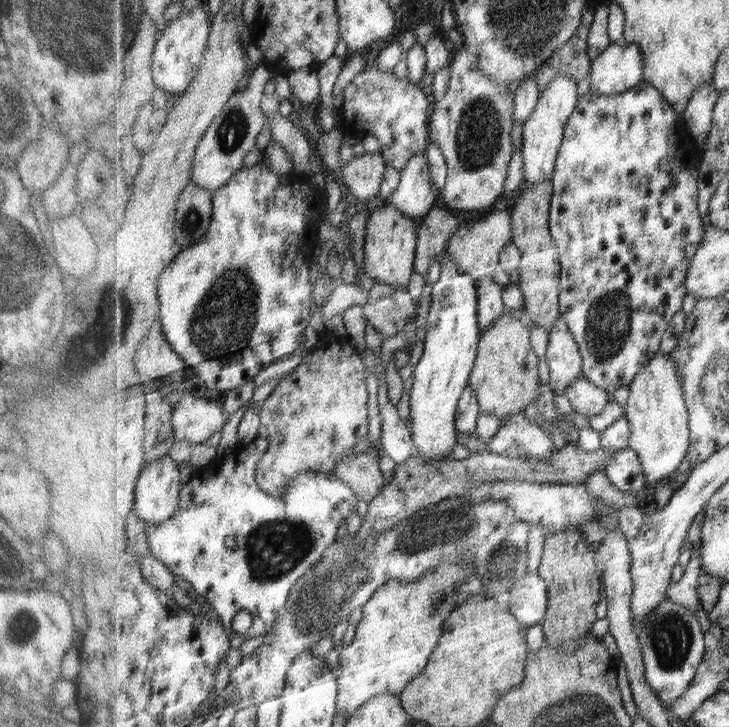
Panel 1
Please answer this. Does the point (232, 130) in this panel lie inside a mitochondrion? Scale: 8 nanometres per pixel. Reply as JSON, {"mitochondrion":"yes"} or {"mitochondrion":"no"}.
{"mitochondrion":"yes"}

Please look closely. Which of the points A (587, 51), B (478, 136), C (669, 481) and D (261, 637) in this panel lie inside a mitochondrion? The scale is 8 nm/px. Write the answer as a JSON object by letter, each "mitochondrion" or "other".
{"A":"other","B":"mitochondrion","C":"other","D":"other"}

